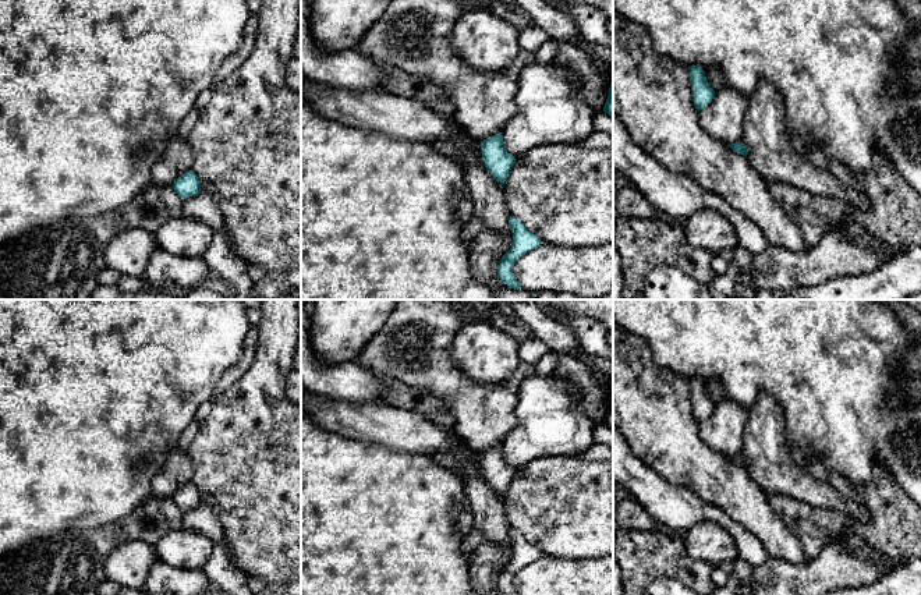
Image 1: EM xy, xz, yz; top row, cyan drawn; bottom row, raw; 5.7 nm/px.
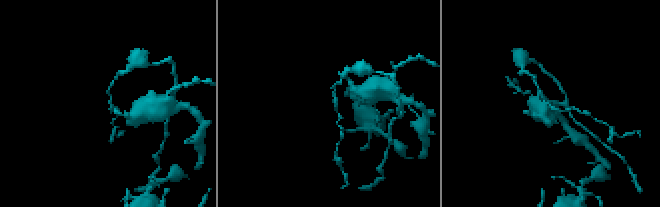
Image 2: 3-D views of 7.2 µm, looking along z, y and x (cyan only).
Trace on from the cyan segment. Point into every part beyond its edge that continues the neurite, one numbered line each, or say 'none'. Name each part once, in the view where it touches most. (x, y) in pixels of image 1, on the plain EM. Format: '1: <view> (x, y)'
none

